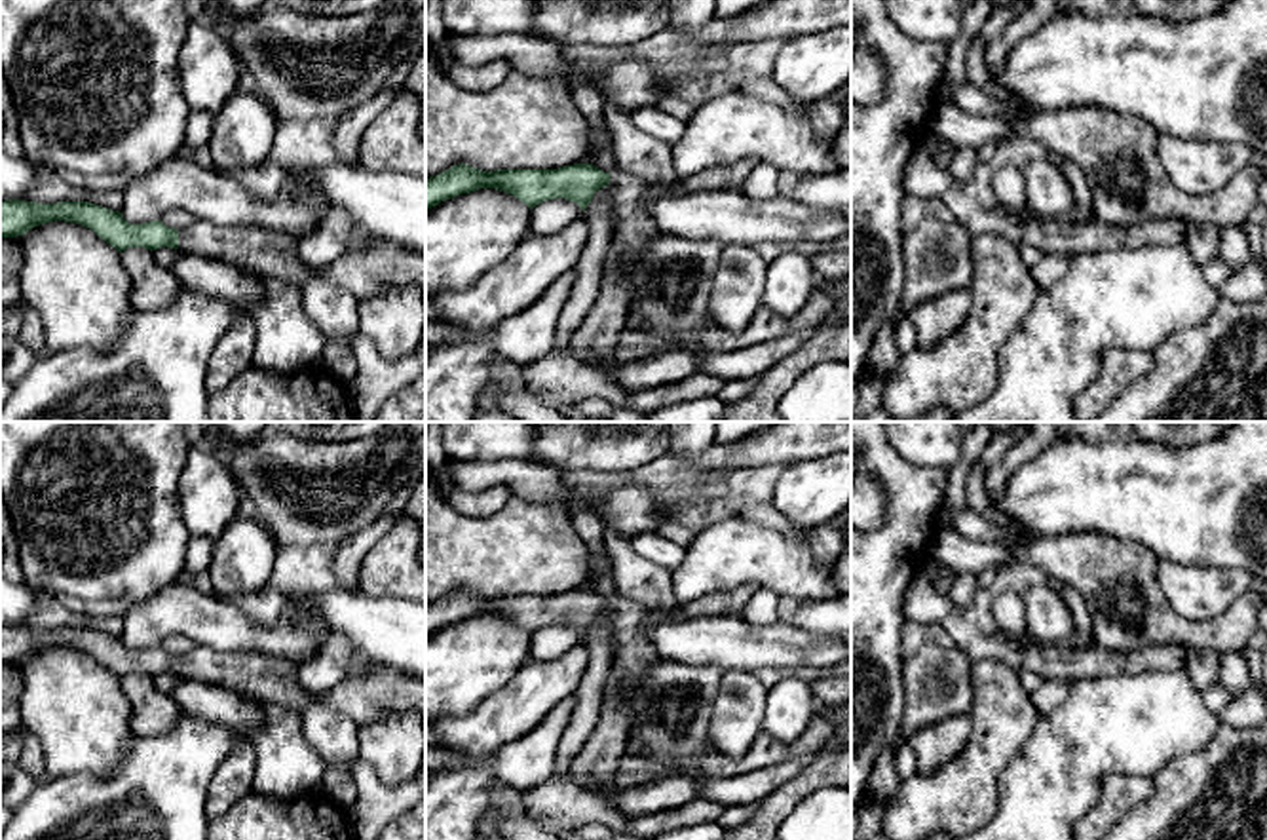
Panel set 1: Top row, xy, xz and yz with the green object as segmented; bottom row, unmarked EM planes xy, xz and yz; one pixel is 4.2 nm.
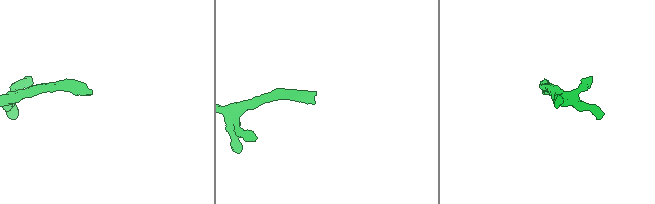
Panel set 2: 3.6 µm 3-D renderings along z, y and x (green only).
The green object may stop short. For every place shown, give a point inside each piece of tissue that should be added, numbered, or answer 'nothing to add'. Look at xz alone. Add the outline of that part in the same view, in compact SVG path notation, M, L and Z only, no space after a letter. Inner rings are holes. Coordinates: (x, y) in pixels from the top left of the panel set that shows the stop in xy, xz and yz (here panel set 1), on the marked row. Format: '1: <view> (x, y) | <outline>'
1: xz (595, 341) | M747 158L726 167L705 169L695 177L674 182L650 184L638 177L615 169L610 177L614 232L604 257L602 279L596 300L576 331L570 353L583 365L606 363L617 348L617 336L629 321L631 285L621 274L623 262L634 262L648 245L659 238L652 215L644 207L648 196L690 194L701 190L741 190L747 177L760 165Z

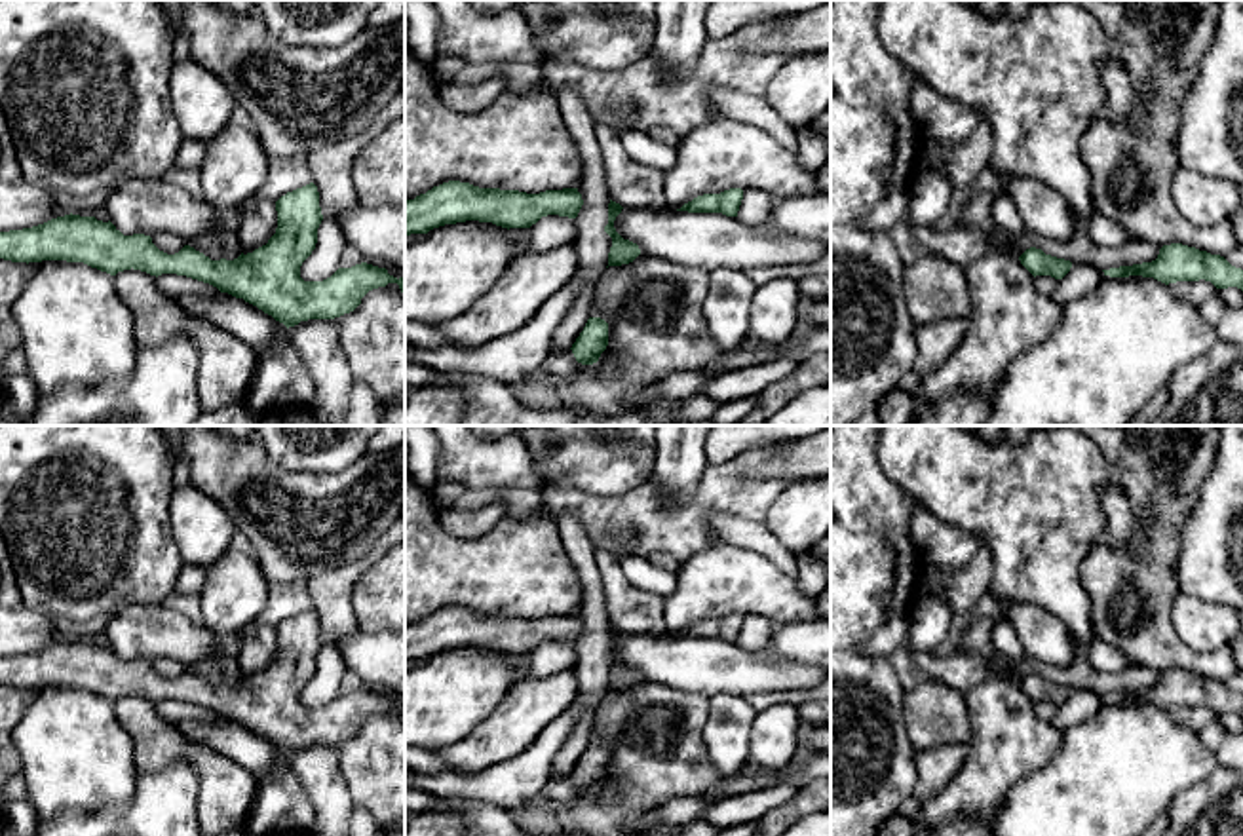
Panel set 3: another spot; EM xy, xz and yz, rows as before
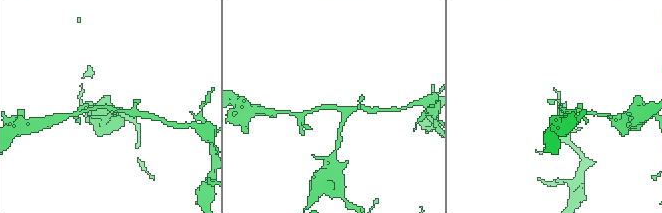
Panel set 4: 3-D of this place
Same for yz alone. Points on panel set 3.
nothing to add

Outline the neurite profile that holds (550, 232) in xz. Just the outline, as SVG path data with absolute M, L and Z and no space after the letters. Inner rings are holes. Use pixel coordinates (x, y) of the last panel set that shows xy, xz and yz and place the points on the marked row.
M547 215L528 228L525 253L545 253L576 241L576 218Z

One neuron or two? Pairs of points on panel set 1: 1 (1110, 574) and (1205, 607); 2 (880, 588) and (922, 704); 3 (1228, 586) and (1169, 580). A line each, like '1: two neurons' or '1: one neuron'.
1: two neurons
2: two neurons
3: one neuron

